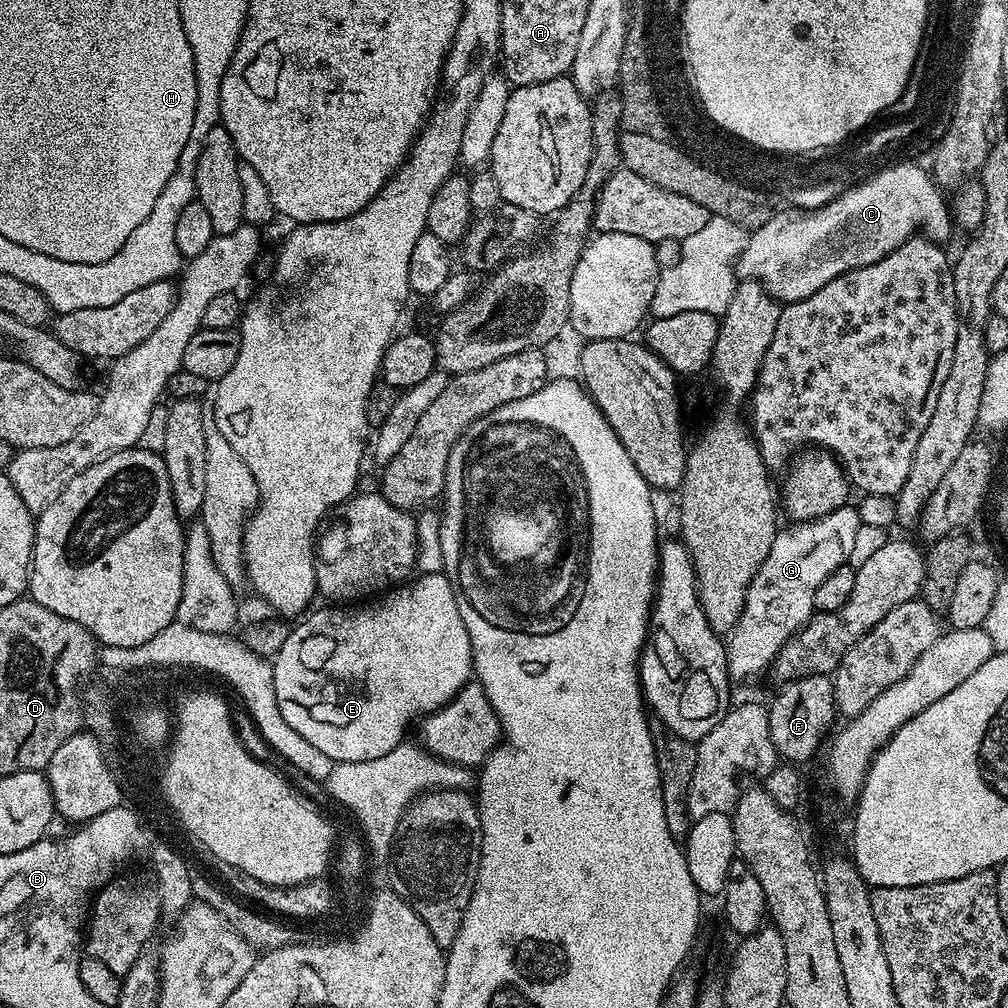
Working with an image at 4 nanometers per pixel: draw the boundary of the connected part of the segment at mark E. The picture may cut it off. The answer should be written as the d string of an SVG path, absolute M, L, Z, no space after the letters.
M443 571L425 572L417 575L399 586L393 587L391 591L381 595L375 602L368 602L363 606L324 607L328 608L318 609L313 616L305 615L299 621L301 624L297 628L295 625L289 631L286 642L282 642L282 650L278 650L271 665L274 694L278 698L278 710L282 710L282 718L286 718L286 726L290 726L290 730L298 730L298 734L302 734L302 738L306 738L306 742L310 742L310 746L318 746L318 750L322 750L322 754L326 754L326 758L330 758L333 762L366 762L367 759L380 758L382 755L388 754L405 739L404 731L407 730L408 723L412 719L415 721L417 717L428 716L432 712L437 712L443 704L449 704L463 690L465 684L469 683L470 677L473 675L470 634L466 634L466 622L462 622L462 614L458 610L458 602L452 584Z

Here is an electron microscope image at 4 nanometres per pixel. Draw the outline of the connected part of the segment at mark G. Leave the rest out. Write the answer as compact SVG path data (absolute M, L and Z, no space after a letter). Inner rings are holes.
M851 503L842 505L838 510L828 512L819 520L802 520L793 523L792 528L781 527L770 546L770 554L766 554L766 562L758 566L758 574L750 582L750 590L746 594L746 602L742 606L742 614L738 622L726 636L726 651L728 653L729 681L752 680L760 671L771 669L776 655L786 646L786 642L807 624L814 614L814 593L839 568L845 567L856 548L856 539L862 533L859 507ZM820 536L828 543L828 548L820 548Z

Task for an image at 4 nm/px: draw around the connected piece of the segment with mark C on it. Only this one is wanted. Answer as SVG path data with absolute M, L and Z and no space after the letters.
M892 162L880 179L873 180L859 191L835 198L821 212L800 215L790 212L783 220L788 232L779 220L773 220L765 231L752 241L751 248L744 253L742 261L735 263L735 271L745 280L757 280L781 305L793 304L802 298L810 298L814 290L822 290L826 282L838 278L855 268L878 262L890 254L902 242L921 232L929 240L944 242L954 232L952 213L945 193L936 185L933 174L927 167L919 168L911 162Z

